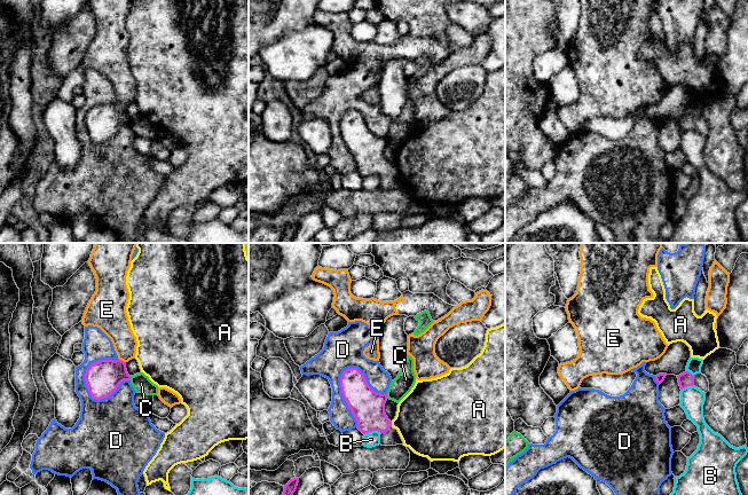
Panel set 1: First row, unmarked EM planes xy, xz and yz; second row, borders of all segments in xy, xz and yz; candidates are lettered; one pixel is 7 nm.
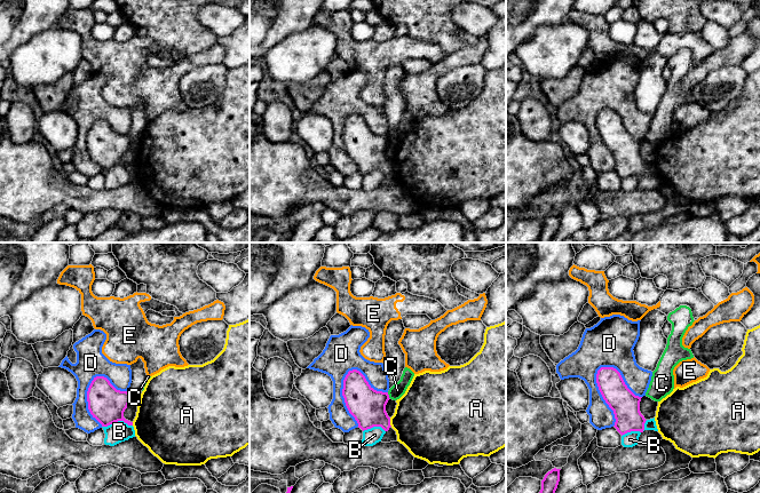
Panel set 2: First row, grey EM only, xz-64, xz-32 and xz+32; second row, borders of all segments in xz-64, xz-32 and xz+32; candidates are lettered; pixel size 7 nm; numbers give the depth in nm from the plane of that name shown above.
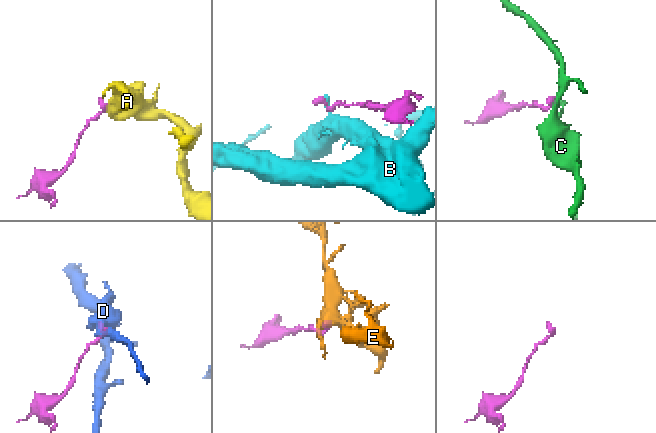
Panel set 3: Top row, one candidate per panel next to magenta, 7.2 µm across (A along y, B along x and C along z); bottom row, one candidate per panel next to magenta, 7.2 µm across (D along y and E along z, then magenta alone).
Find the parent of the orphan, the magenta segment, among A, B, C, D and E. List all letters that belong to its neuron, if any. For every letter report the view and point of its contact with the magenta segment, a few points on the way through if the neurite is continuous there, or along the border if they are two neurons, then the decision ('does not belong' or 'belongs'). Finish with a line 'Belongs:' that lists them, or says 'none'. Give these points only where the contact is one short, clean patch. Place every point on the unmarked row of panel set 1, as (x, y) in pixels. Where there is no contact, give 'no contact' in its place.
A: meets magenta in xz at (391, 167); border along xz (391, 165), (392, 169); does not belong
B: meets magenta in xz at (372, 173); border along xz (380, 175), (372, 174), (364, 178); does not belong
C: meets magenta in xy at (130, 122); border along xy (131, 119), (128, 123); does not belong
D: meets magenta in xz at (343, 139); does not belong
E: meets magenta in xy at (123, 104); runs through xy (103, 120), (123, 104), (123, 80), (117, 70); belongs
Belongs: E

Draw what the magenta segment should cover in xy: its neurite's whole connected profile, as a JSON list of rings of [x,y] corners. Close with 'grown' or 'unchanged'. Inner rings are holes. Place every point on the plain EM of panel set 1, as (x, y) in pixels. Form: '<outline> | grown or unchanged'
[[[90,0],[88,7],[96,22],[96,34],[82,60],[85,70],[100,71],[112,85],[118,99],[116,104],[92,107],[85,117],[86,128],[93,142],[110,140],[124,124],[129,124],[126,107],[135,101],[134,79],[126,50],[129,36],[126,29],[132,0]]] | grown

